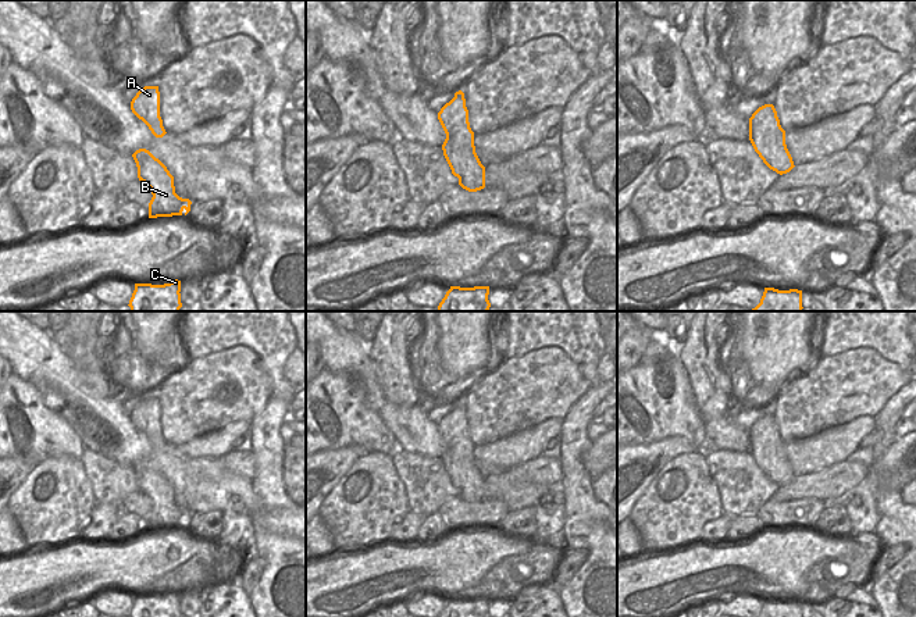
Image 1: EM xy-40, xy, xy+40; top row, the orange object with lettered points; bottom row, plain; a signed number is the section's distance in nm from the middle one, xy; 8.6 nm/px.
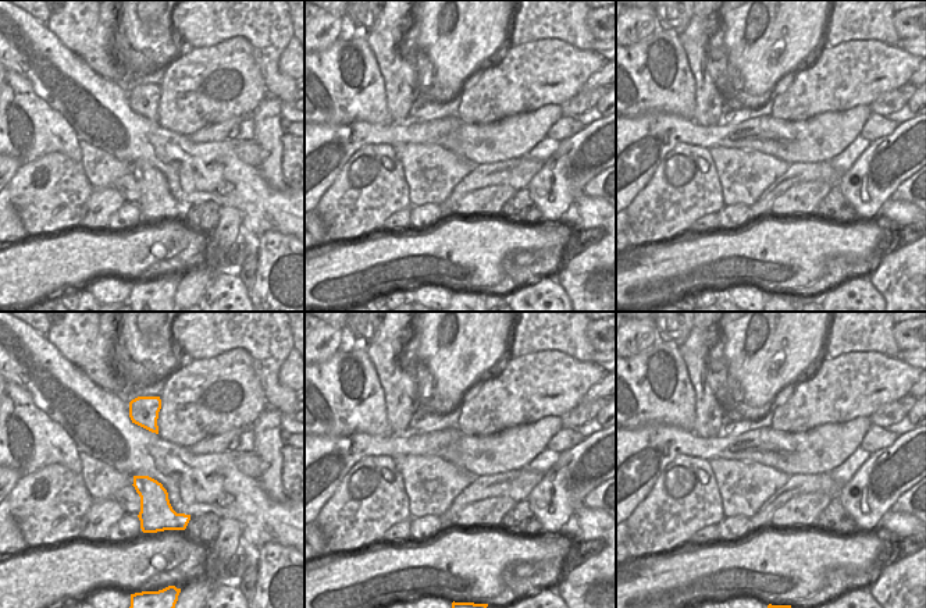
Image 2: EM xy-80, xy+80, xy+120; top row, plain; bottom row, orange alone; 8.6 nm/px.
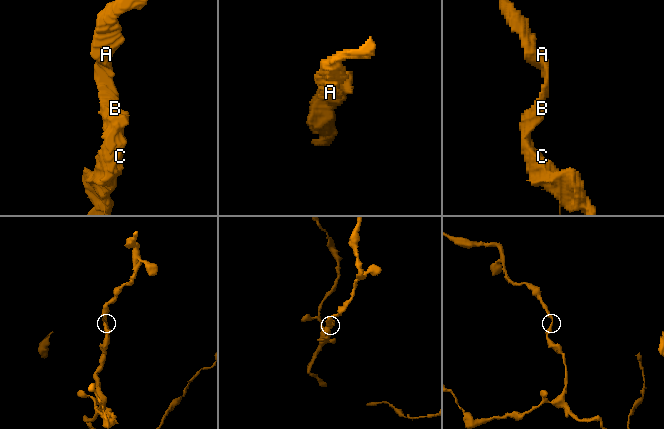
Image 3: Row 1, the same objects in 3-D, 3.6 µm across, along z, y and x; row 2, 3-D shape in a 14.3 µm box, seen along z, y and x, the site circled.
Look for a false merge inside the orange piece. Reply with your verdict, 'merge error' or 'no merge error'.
no merge error

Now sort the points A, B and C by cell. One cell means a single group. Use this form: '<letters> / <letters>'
A B C

